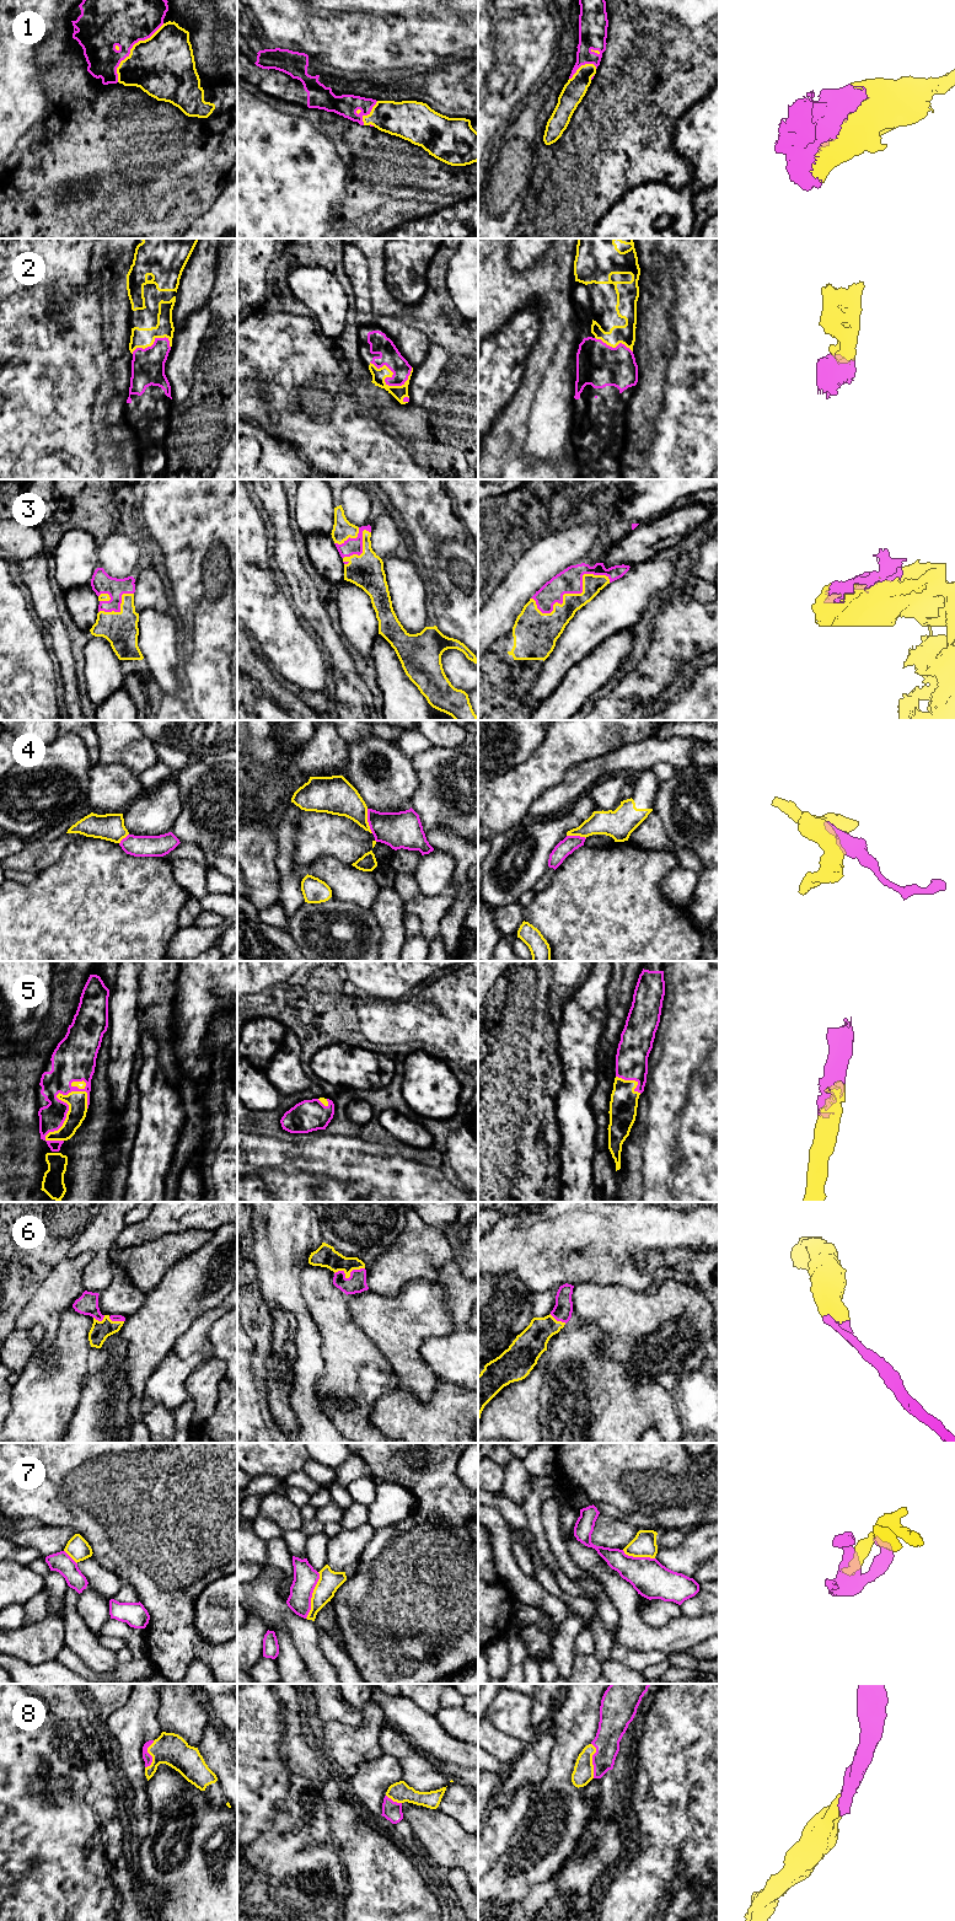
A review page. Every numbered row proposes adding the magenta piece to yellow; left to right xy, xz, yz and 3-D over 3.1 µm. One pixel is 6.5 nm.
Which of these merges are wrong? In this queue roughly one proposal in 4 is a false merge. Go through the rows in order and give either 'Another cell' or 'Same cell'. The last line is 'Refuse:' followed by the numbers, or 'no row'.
1: Same cell
2: Same cell
3: Same cell
4: Another cell
5: Same cell
6: Same cell
7: Another cell
8: Same cell
Refuse: 4, 7

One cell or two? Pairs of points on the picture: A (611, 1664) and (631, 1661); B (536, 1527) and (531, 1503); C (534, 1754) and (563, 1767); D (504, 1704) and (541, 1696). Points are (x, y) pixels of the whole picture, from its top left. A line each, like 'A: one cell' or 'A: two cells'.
A: two cells
B: one cell
C: two cells
D: two cells

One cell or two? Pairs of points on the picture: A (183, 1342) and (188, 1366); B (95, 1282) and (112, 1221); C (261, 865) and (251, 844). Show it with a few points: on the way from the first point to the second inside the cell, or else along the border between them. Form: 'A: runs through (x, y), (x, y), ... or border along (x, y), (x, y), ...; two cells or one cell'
A: border along (171, 1351), (181, 1357), (200, 1353), (204, 1359); two cells
B: runs through (101, 1267), (101, 1235); one cell
C: runs through (257, 860), (255, 849); one cell

